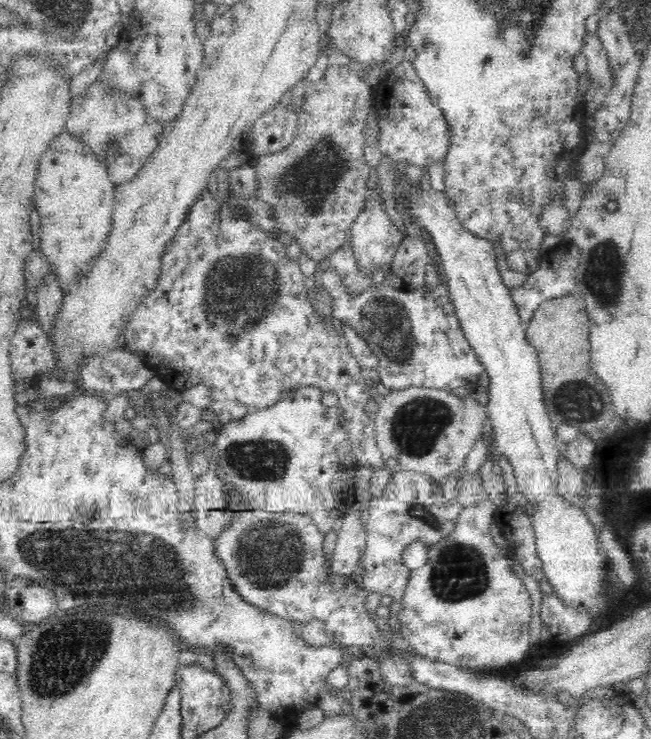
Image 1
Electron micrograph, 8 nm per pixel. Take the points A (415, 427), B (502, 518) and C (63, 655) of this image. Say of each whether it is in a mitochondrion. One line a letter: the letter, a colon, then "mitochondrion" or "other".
A: mitochondrion
B: other
C: mitochondrion

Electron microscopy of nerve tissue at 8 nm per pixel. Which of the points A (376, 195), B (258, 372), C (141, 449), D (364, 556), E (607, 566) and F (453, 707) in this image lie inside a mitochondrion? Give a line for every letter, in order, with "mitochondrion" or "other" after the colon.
A: other
B: other
C: other
D: other
E: other
F: mitochondrion

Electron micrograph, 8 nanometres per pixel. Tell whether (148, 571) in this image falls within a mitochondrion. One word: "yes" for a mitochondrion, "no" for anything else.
yes

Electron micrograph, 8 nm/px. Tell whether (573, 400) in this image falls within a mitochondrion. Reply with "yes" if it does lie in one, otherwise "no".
yes

